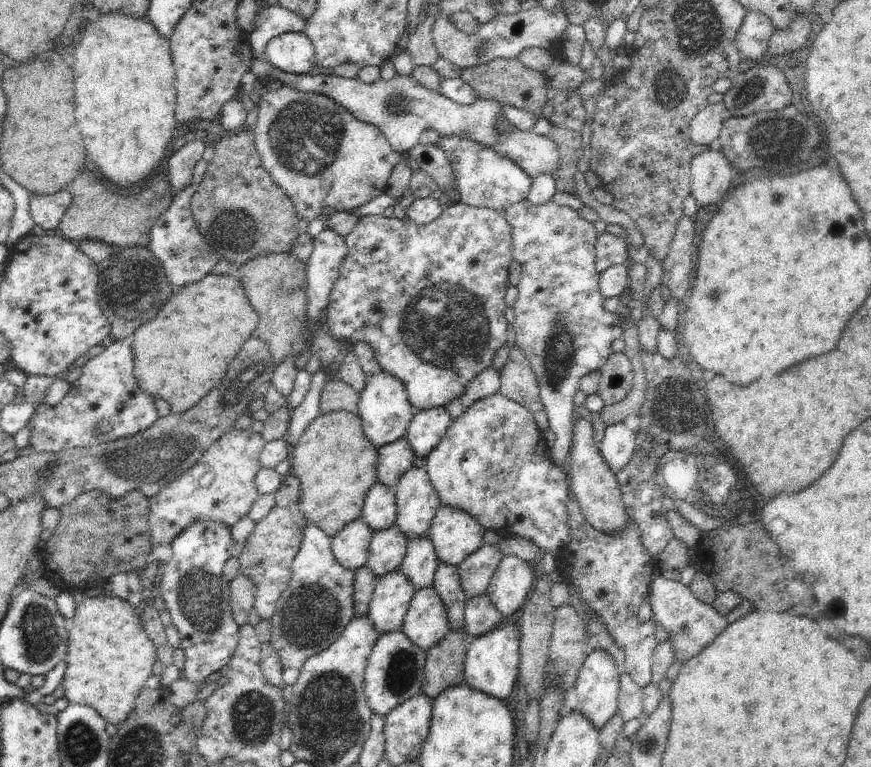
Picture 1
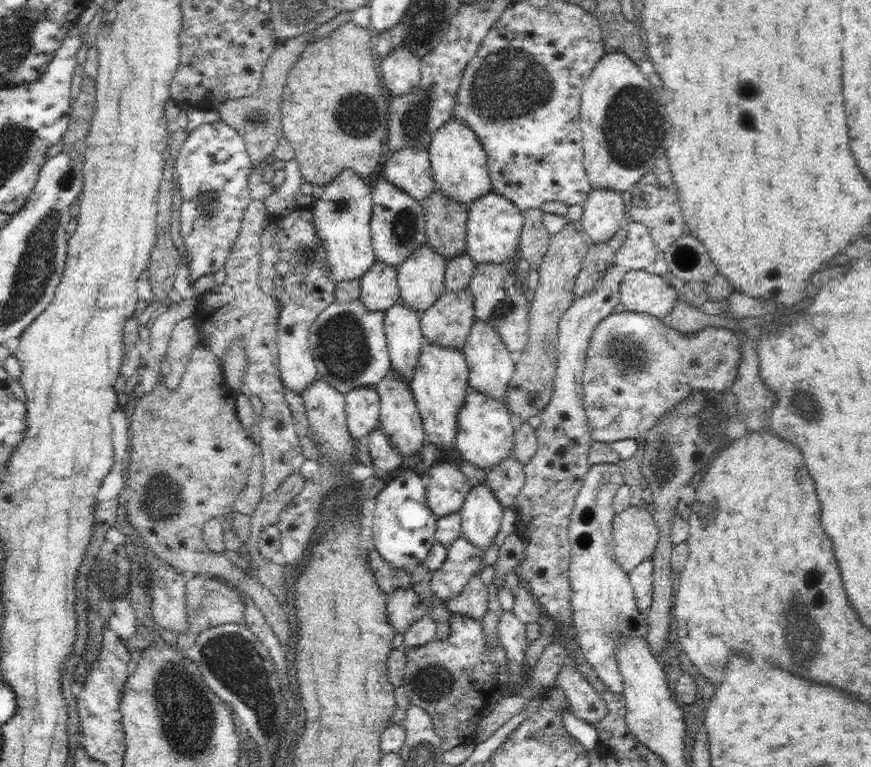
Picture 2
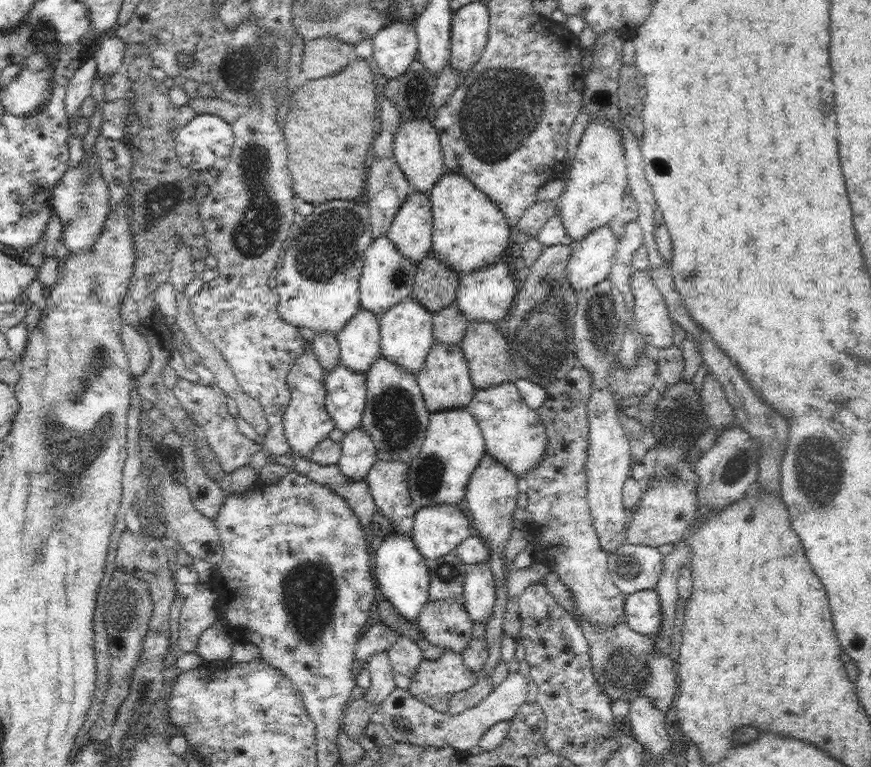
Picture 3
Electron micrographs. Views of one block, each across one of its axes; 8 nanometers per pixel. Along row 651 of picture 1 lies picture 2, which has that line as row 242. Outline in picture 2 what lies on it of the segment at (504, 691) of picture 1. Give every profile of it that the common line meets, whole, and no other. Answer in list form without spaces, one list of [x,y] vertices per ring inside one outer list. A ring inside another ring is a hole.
[[[492,190],[474,200],[467,216],[467,250],[475,265],[478,263],[502,264],[508,269],[516,268],[519,238],[523,226],[523,212],[510,200]]]

